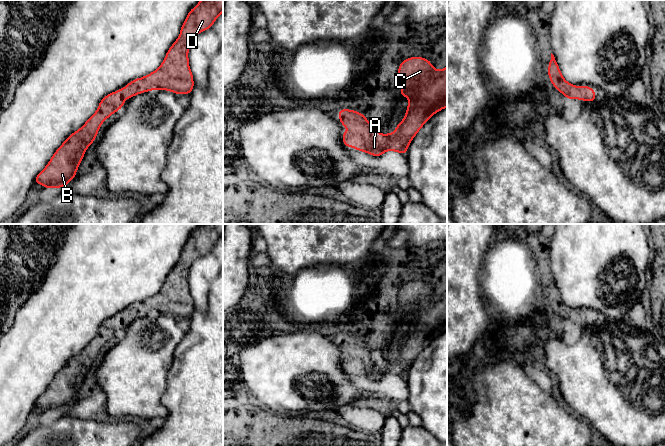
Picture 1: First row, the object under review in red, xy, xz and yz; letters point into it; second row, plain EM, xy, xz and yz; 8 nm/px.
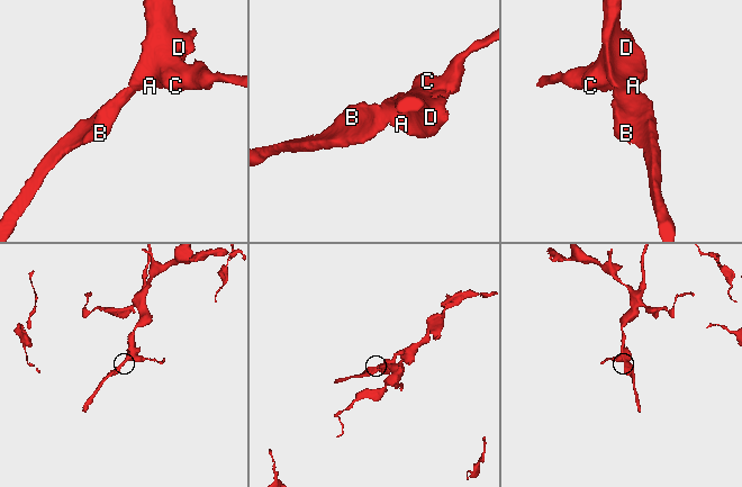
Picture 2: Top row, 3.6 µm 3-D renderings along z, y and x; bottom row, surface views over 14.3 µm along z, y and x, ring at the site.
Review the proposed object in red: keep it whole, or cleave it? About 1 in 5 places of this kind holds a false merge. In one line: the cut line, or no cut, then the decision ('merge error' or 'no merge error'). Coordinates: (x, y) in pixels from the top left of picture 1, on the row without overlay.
no cut; no merge error

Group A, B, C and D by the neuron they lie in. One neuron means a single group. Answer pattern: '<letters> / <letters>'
A B C D

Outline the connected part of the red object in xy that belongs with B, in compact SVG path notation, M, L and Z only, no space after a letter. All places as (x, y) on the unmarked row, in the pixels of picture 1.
M201 224L191 233L178 263L169 272L160 291L106 319L100 325L97 335L56 374L47 390L37 399L35 407L47 413L67 409L76 400L84 377L96 362L101 348L119 335L127 322L150 314L190 318L194 311L188 283L190 266L198 257L209 253L222 236L223 224Z

